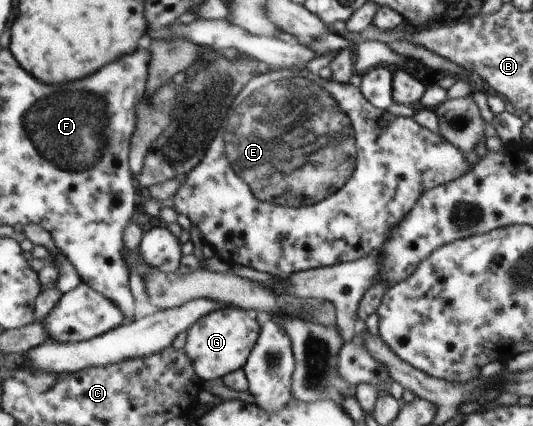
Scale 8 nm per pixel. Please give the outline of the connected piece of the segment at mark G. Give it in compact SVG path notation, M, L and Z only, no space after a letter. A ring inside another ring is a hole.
M223 305L222 308L203 315L188 328L186 345L182 350L187 356L192 356L192 360L196 360L195 372L202 382L223 379L247 365L260 328L256 318L252 318L246 310Z

